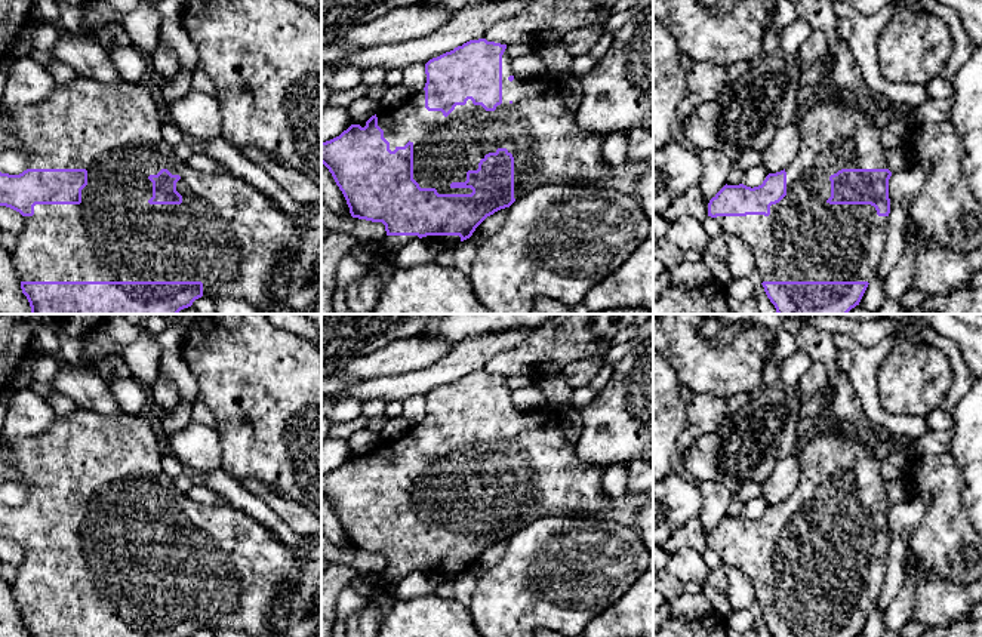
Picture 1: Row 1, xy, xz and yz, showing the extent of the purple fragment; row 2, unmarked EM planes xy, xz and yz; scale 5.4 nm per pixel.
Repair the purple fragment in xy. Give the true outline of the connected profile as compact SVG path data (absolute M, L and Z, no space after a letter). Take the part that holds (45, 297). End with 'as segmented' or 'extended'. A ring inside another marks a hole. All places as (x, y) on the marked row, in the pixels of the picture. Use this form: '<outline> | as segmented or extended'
M77 77L68 84L56 84L52 95L40 104L25 107L1 107L0 113L13 121L12 133L19 145L18 151L28 157L28 169L19 175L0 172L0 206L10 207L24 216L24 228L18 236L12 261L27 296L31 314L178 314L201 296L210 299L237 298L249 302L264 314L284 314L286 311L270 293L270 284L281 273L287 247L299 236L299 227L267 194L231 173L201 173L176 157L161 136L156 90L148 83L121 81L104 84Z | extended

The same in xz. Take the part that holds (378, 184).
M486 39L470 40L462 46L455 47L425 64L427 83L425 87L410 95L403 104L394 108L381 110L367 121L351 124L339 136L321 142L321 163L332 173L336 185L342 191L350 213L353 218L366 219L372 222L382 222L387 236L376 241L378 246L387 253L393 249L401 249L404 244L424 240L440 243L452 247L472 236L475 228L495 212L510 207L520 197L532 193L535 188L550 184L597 184L610 178L613 167L603 159L604 135L592 130L581 129L576 121L576 110L570 110L561 99L558 79L535 77L518 79L511 68L511 58L505 53L507 44L487 41Z | extended

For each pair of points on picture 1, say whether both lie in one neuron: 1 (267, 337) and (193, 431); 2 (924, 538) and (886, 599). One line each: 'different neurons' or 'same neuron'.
1: different neurons
2: different neurons

